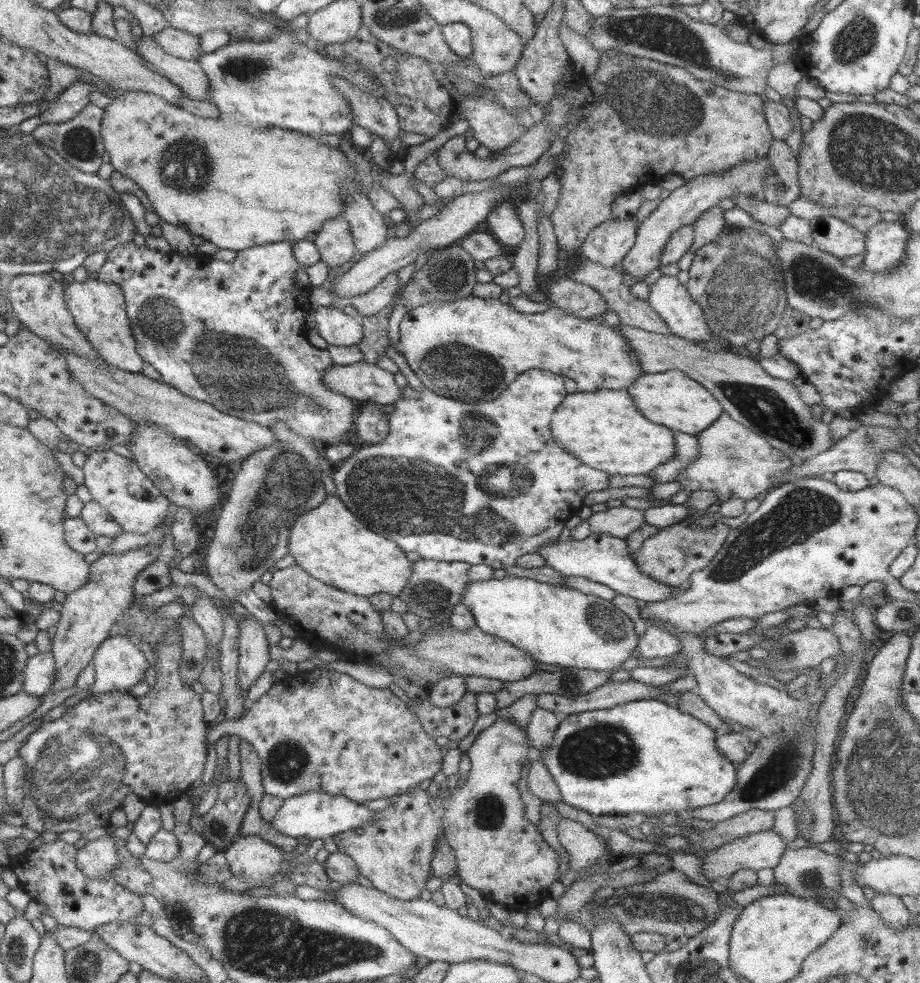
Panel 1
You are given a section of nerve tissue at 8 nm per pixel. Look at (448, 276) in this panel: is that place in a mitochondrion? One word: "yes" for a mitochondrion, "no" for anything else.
yes

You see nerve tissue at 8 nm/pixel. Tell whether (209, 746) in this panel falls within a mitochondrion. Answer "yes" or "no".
no

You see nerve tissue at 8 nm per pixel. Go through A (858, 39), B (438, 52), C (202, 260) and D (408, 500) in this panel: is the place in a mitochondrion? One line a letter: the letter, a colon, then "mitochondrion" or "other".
A: mitochondrion
B: other
C: other
D: mitochondrion

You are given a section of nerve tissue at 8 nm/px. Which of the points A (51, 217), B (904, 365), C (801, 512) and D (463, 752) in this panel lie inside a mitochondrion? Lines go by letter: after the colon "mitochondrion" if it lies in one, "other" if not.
A: mitochondrion
B: other
C: mitochondrion
D: other

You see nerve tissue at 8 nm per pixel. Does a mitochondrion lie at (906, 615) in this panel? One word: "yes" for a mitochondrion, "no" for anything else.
yes

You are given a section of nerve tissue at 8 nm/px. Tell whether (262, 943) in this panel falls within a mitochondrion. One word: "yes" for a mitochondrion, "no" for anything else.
yes

